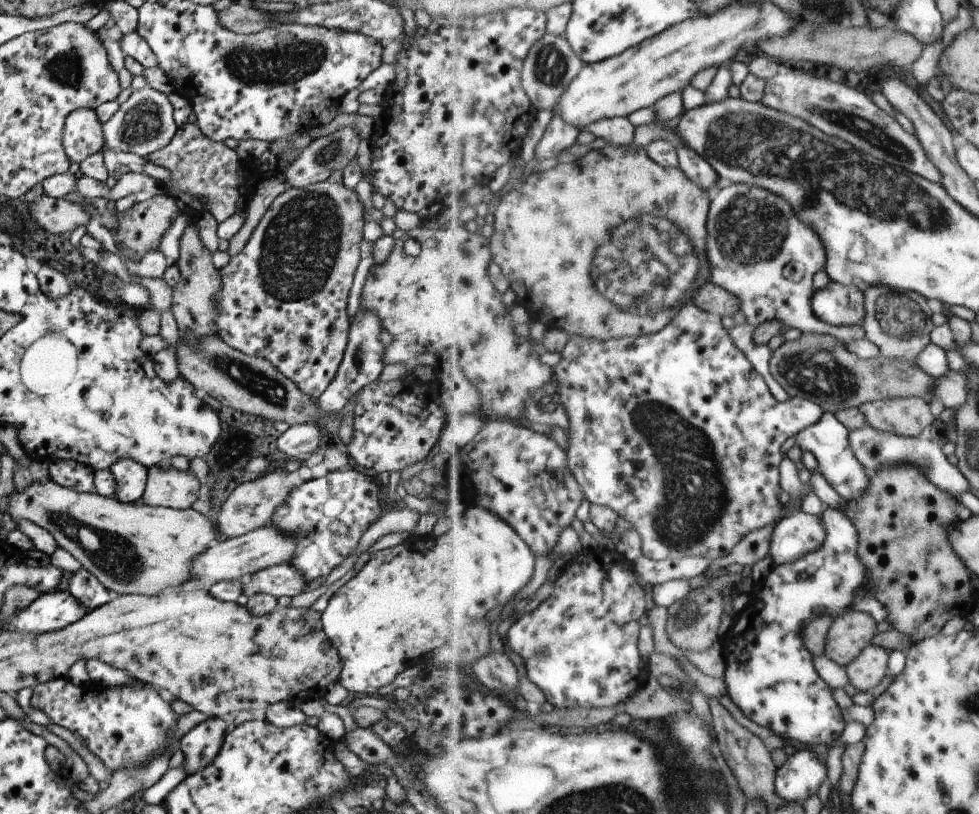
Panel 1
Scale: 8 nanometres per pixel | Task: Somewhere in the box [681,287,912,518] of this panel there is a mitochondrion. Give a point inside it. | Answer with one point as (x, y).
(813, 371)

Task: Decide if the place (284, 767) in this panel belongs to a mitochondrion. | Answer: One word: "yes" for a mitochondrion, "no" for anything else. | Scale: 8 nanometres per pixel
no

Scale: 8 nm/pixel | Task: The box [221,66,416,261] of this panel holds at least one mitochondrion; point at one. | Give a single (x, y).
(324, 156)

